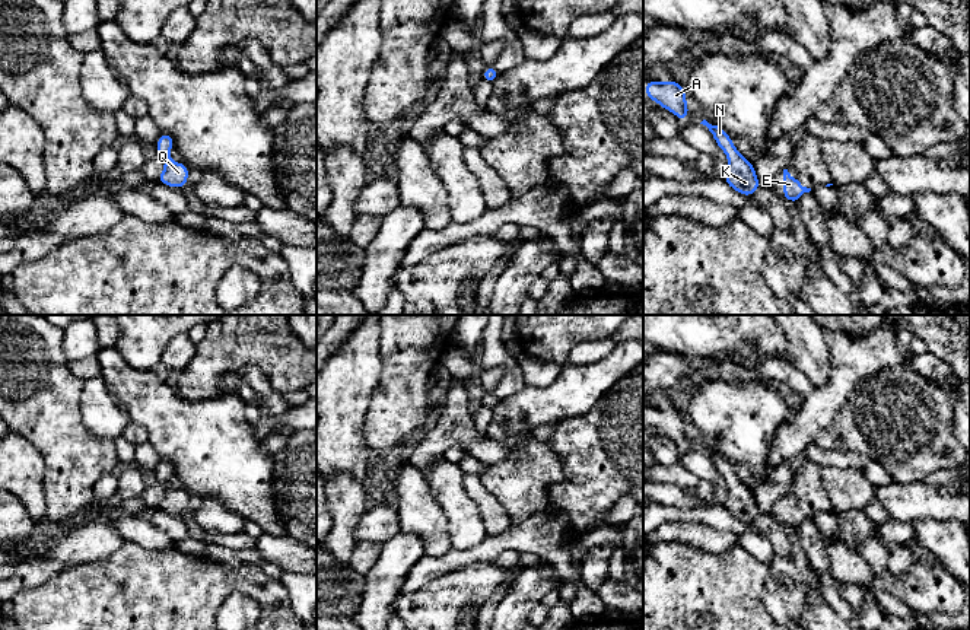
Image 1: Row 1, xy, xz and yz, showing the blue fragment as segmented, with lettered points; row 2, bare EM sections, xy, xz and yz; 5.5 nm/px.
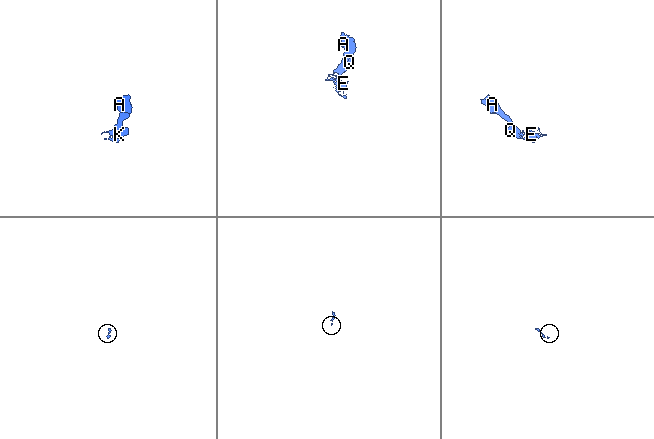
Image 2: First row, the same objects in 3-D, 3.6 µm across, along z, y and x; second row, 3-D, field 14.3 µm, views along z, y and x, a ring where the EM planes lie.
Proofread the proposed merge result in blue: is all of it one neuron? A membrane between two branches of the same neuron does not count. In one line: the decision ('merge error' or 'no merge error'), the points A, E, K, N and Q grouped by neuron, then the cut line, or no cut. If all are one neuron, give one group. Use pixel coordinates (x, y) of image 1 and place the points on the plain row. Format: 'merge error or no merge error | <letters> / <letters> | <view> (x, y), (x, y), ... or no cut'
no merge error | A E K N Q | no cut

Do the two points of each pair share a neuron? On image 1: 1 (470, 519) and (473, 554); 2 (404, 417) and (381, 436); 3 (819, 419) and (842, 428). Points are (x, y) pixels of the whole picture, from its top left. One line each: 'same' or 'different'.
1: different
2: same
3: different

